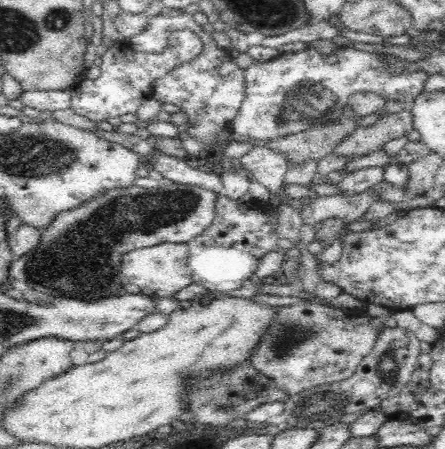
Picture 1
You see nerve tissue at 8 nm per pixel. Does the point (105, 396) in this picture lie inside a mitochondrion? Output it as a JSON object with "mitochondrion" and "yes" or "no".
{"mitochondrion":"no"}

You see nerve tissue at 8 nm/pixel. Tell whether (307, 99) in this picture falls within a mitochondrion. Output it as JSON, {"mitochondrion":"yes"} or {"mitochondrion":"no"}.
{"mitochondrion":"yes"}

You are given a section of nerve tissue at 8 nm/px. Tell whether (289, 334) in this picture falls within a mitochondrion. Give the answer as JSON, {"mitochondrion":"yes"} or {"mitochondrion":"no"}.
{"mitochondrion":"yes"}

